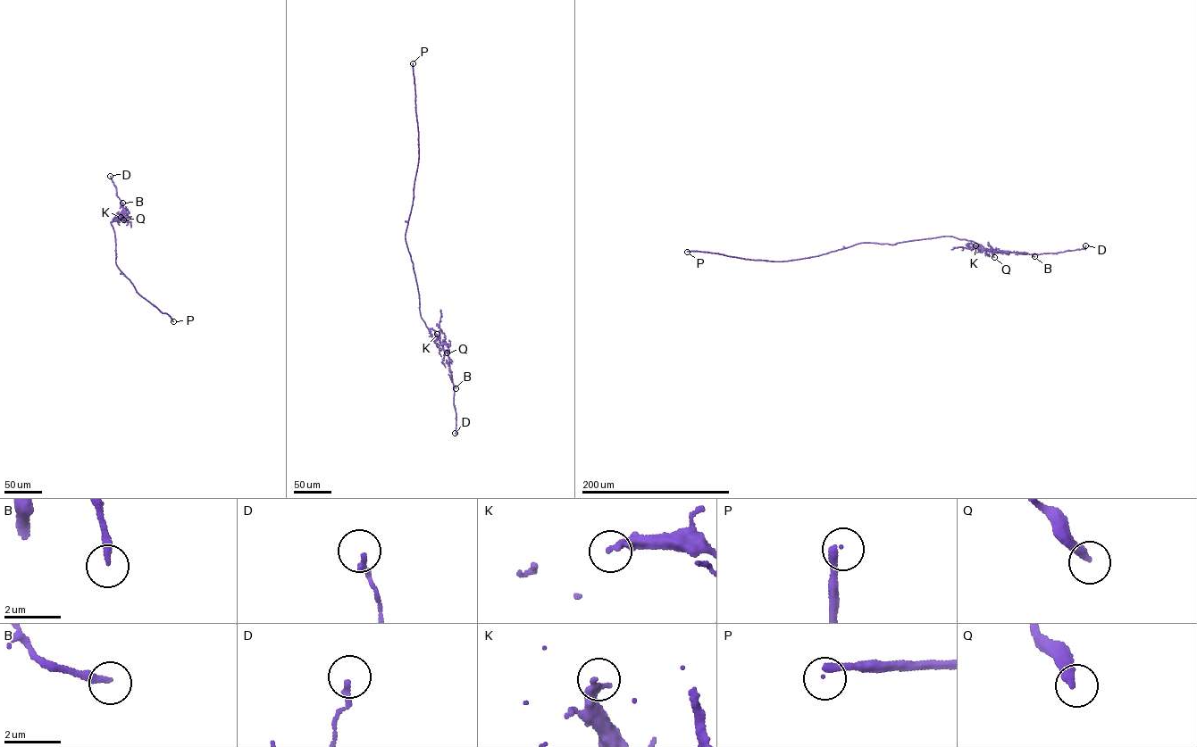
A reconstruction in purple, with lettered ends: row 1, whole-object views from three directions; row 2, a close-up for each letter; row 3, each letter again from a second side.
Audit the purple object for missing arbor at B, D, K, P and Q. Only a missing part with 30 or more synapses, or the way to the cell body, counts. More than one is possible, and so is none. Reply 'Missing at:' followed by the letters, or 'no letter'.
Missing at: P, Q

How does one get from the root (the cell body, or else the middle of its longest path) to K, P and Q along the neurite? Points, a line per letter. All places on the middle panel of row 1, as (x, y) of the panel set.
K: (411, 260), (421, 316), (433, 341), (440, 344), (437, 334)
P: (411, 260), (405, 233), (419, 156), (413, 63)
Q: (411, 260), (421, 316), (433, 341), (442, 345), (447, 352)

